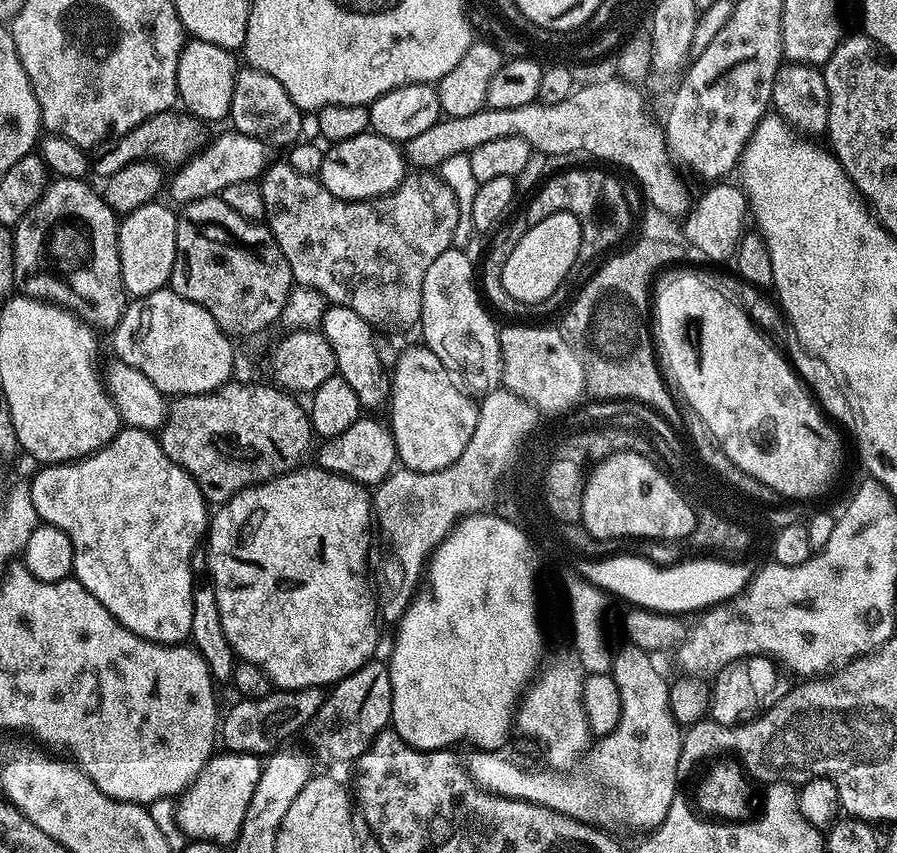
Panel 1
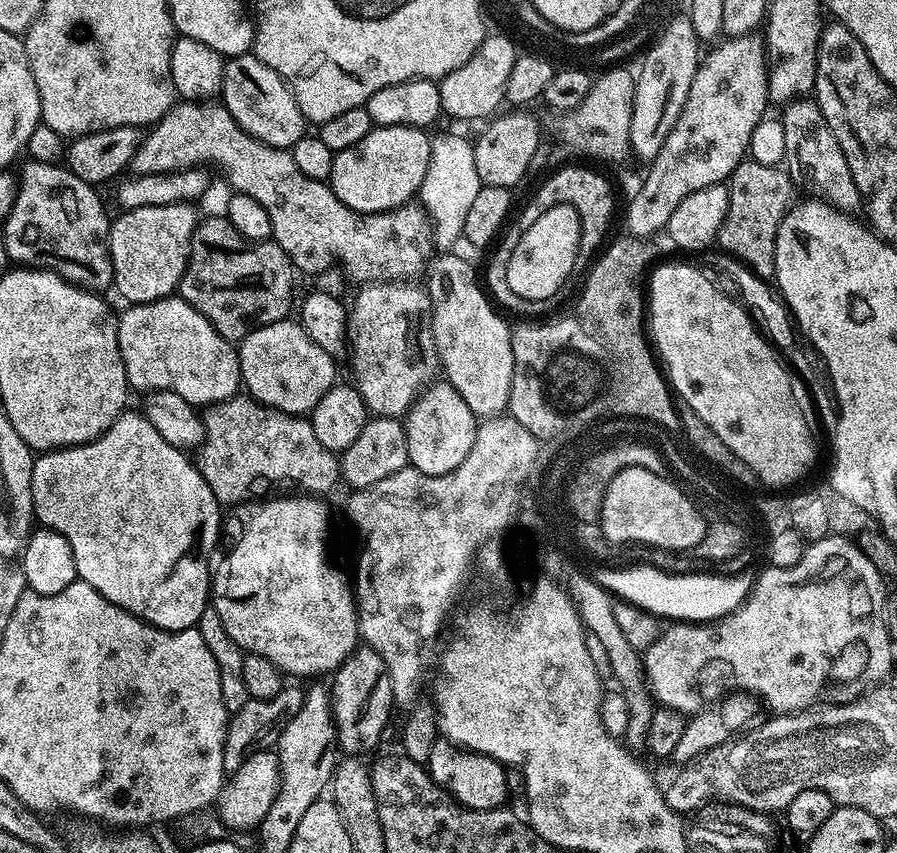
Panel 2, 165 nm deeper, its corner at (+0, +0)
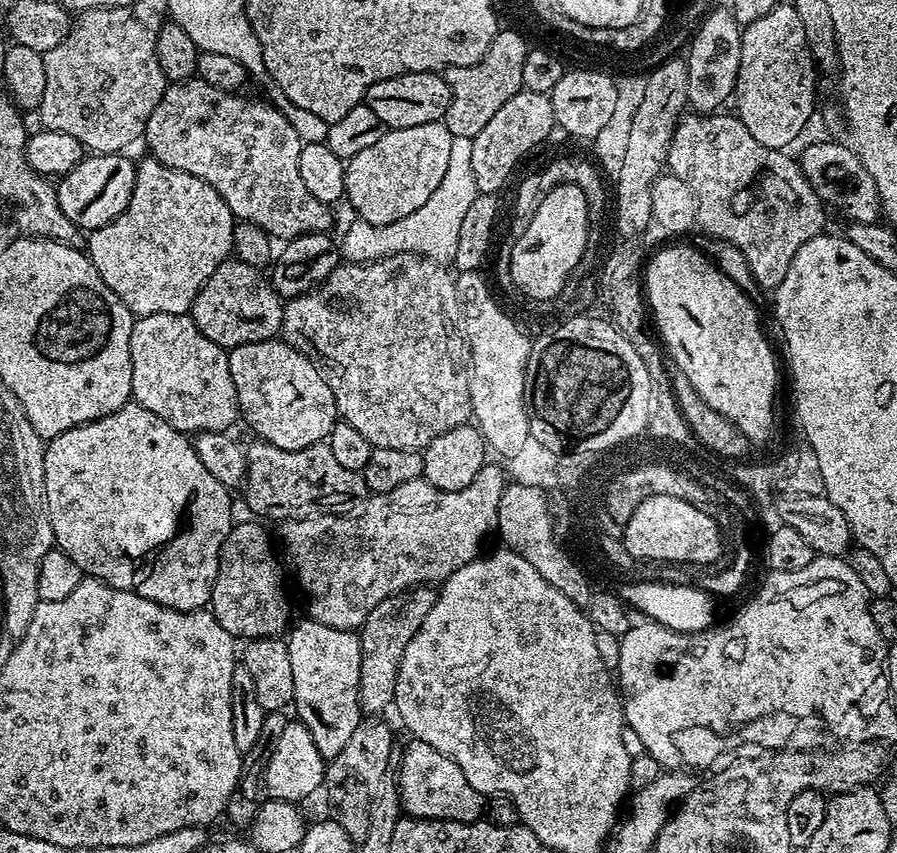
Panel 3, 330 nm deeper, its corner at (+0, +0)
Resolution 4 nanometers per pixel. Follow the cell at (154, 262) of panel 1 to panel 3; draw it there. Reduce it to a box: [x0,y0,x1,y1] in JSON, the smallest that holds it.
[86,158,237,318]

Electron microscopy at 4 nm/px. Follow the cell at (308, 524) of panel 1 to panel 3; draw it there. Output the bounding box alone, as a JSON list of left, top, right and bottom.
[210,523,290,642]

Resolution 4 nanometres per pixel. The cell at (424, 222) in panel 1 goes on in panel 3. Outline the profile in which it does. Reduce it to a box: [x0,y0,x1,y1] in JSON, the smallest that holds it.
[142,78,333,242]

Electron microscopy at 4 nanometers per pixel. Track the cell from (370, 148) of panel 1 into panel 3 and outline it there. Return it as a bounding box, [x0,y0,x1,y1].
[344,120,452,226]

